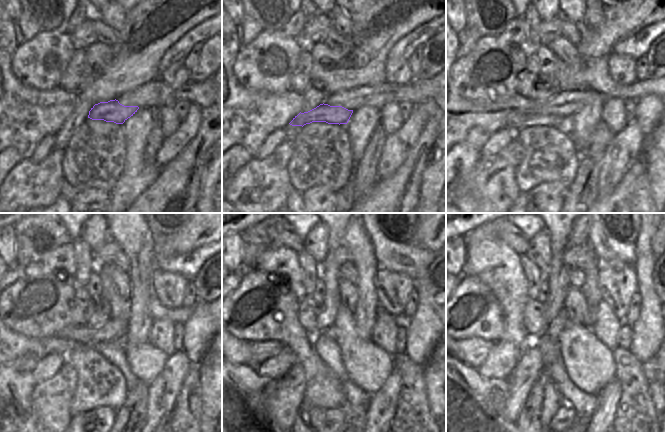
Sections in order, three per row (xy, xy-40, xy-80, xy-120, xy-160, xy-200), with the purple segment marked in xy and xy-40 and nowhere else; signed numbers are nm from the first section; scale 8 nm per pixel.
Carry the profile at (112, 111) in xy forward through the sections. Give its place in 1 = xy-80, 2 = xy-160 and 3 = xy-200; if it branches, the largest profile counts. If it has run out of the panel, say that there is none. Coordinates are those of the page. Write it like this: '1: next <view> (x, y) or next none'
1: next xy-80 (514, 123)
2: next xy-160 (260, 351)
3: next xy-200 (473, 351)

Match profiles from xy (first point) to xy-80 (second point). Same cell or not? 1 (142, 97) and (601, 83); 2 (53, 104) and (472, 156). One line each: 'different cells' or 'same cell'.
1: different cells
2: different cells

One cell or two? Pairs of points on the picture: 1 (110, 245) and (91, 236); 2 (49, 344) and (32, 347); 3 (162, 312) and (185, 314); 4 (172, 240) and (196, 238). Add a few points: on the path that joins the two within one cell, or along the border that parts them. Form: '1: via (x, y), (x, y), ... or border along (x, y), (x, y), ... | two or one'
1: border along (109, 238), (99, 249), (93, 252) | two
2: border along (38, 340), (41, 357) | two
3: via (168, 312), (179, 313) | one
4: via (178, 240), (190, 238) | one

